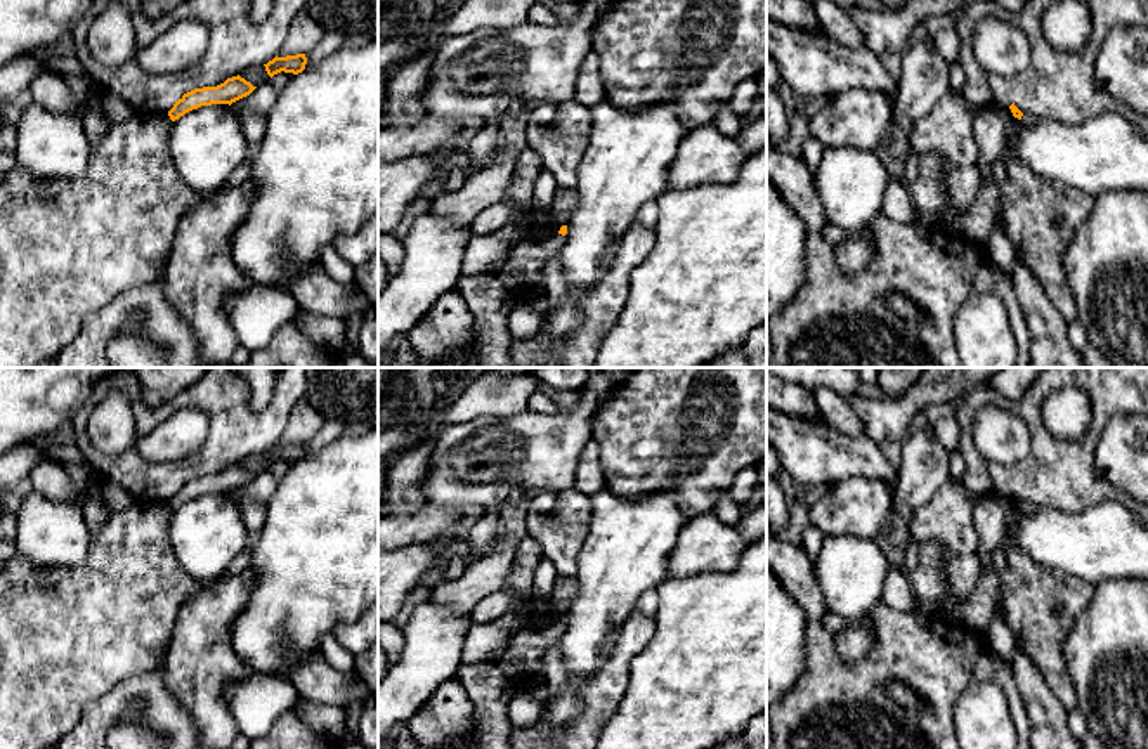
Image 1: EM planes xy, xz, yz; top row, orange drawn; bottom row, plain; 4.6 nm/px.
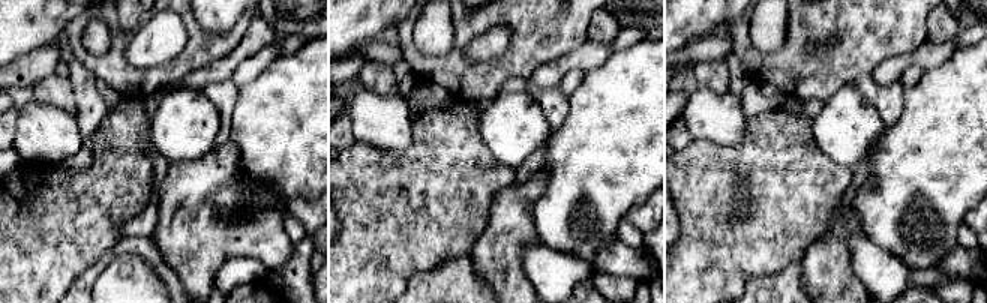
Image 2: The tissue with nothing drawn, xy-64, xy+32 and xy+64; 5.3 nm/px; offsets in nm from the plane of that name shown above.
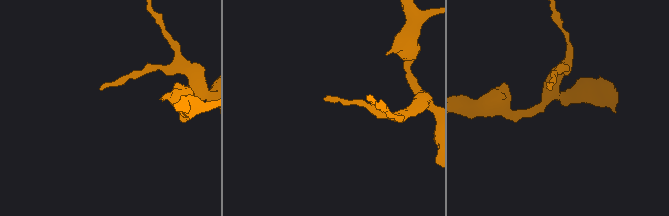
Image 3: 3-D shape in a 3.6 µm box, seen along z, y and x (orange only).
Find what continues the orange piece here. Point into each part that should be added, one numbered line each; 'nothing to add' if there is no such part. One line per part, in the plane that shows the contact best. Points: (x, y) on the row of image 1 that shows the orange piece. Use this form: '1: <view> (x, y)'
nothing to add

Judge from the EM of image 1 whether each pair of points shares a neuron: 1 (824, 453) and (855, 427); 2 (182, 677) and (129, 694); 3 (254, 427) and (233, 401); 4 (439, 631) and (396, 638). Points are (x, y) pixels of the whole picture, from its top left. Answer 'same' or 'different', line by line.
1: different
2: different
3: same
4: different

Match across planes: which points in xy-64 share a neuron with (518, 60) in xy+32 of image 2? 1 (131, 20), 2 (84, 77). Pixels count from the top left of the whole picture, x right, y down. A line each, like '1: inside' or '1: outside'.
1: outside
2: outside

